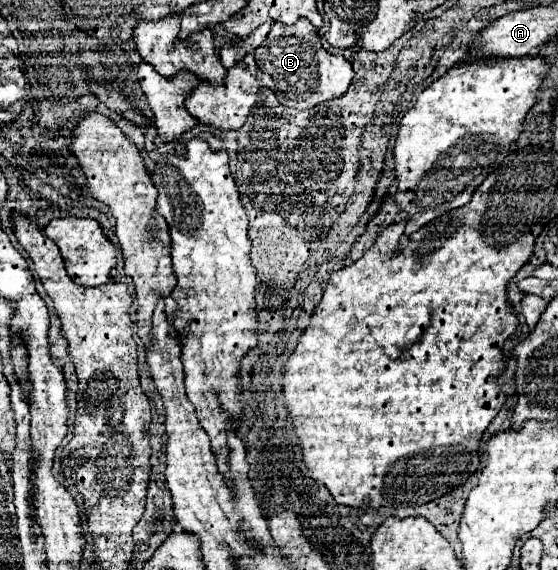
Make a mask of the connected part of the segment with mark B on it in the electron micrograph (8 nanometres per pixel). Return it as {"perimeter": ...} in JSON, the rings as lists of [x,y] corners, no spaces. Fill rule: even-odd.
{"perimeter":[[[300,18],[294,24],[274,22],[272,30],[266,36],[266,42],[254,50],[258,64],[258,78],[262,86],[268,86],[276,92],[280,104],[306,110],[328,98],[344,94],[354,76],[352,64],[340,54],[328,54],[316,34],[316,28]]]}

